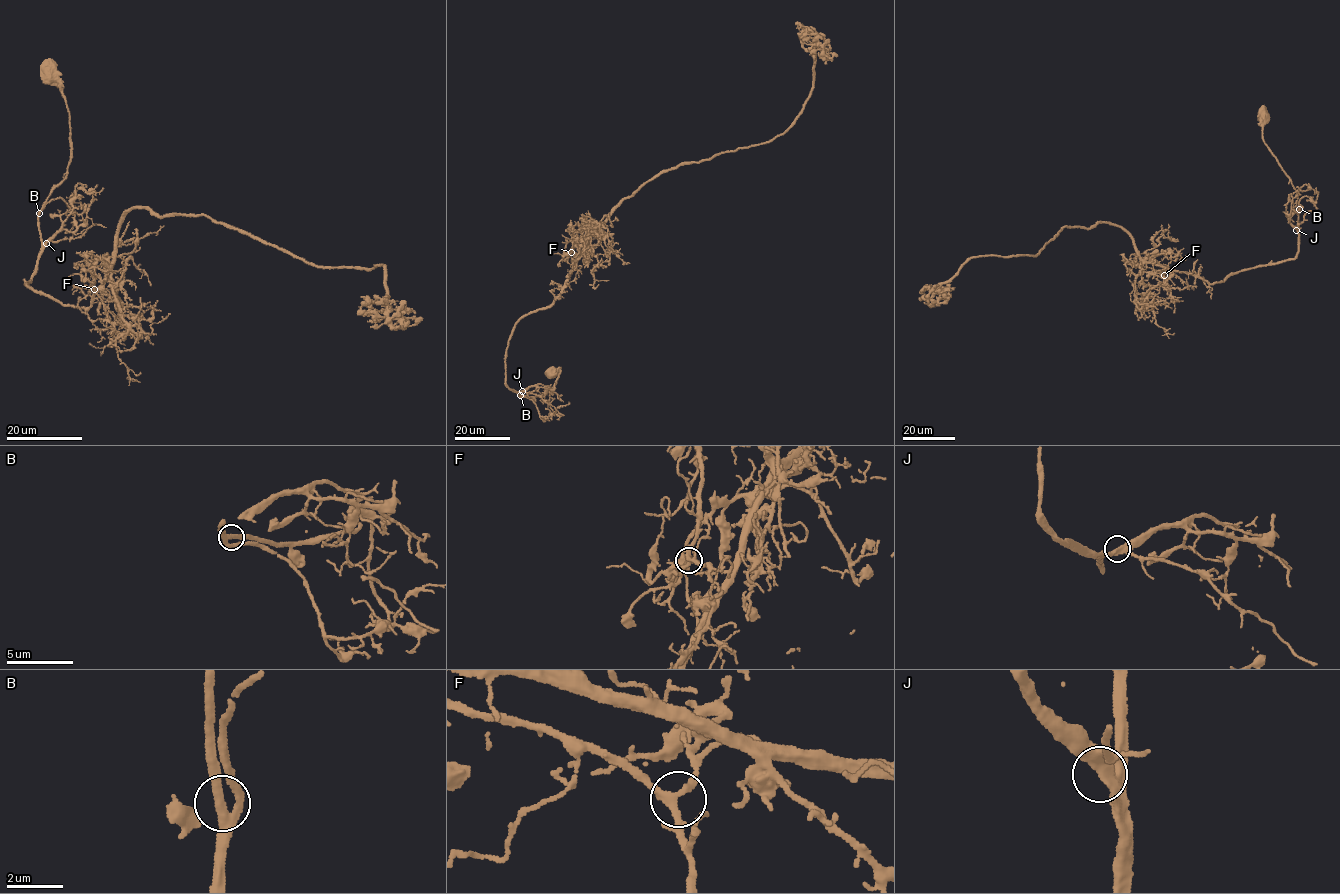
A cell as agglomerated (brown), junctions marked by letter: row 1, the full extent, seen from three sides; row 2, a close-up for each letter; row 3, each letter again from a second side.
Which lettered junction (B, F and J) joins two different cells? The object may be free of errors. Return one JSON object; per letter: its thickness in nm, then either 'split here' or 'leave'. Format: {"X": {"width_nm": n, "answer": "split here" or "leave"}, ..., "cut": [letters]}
{"B": {"width_nm": 280, "answer": "leave"}, "F": {"width_nm": 240, "answer": "leave"}, "J": {"width_nm": 380, "answer": "leave"}, "cut": []}

